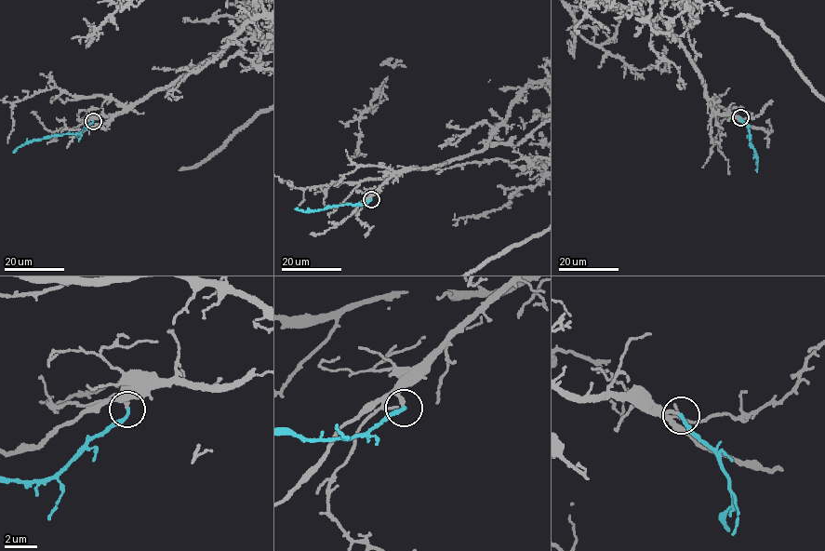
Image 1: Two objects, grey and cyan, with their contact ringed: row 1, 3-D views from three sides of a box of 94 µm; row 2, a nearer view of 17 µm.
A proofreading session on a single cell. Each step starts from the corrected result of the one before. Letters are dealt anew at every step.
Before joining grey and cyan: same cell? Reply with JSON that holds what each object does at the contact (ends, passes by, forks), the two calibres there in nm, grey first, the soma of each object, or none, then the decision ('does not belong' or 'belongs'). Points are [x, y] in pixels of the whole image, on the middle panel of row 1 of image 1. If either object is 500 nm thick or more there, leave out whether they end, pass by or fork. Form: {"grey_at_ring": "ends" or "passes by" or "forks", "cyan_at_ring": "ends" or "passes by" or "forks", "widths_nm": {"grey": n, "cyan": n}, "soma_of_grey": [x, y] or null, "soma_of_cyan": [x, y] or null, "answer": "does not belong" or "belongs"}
{"grey_at_ring": "ends", "cyan_at_ring": "ends", "widths_nm": {"grey": 240, "cyan": 220}, "soma_of_grey": null, "soma_of_cyan": null, "answer": "belongs"}

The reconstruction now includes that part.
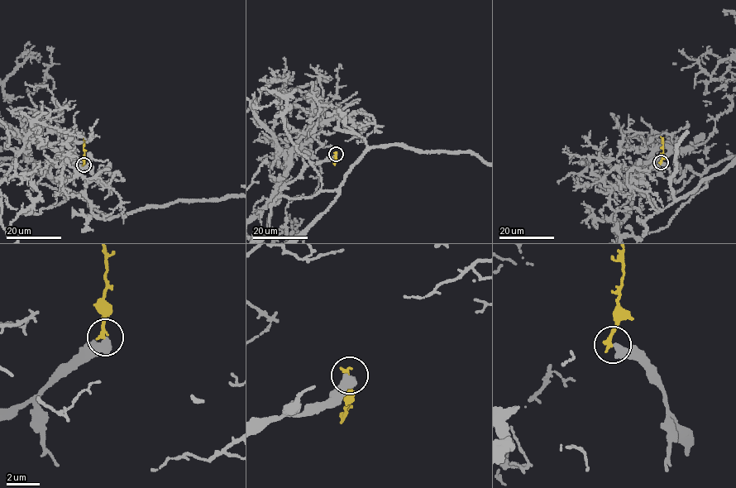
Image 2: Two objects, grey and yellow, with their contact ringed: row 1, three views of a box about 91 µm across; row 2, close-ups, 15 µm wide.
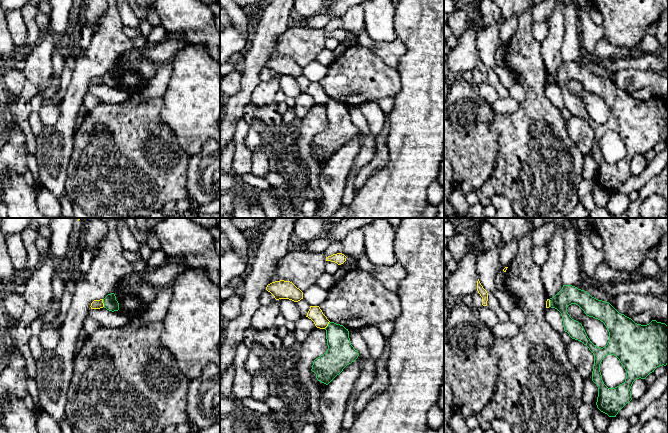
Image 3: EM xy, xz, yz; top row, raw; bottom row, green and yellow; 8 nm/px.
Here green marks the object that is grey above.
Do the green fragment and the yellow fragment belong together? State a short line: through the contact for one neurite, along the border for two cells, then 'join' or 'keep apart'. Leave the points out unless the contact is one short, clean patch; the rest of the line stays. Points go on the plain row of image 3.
line xy (102, 75), (104, 82); keep apart

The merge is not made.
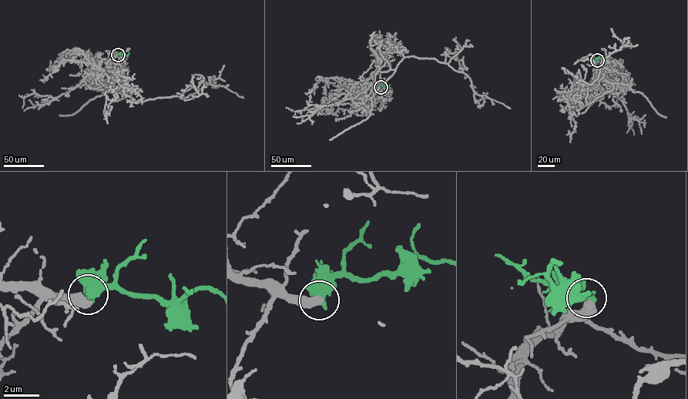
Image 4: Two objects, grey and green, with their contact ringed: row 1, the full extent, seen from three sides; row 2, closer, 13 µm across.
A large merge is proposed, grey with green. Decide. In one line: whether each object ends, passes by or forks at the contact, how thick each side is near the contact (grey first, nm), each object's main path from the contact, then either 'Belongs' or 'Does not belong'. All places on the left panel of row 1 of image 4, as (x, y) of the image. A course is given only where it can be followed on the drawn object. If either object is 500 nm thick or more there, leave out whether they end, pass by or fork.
Thickness 550 nm (grey) against 600 nm. Course of grey: (118, 55), (113, 55), (107, 62), (111, 87), (136, 102), (186, 97), (209, 84), (223, 85), (243, 98). Course of green: (119, 55), (126, 55), (129, 52). Does not belong

